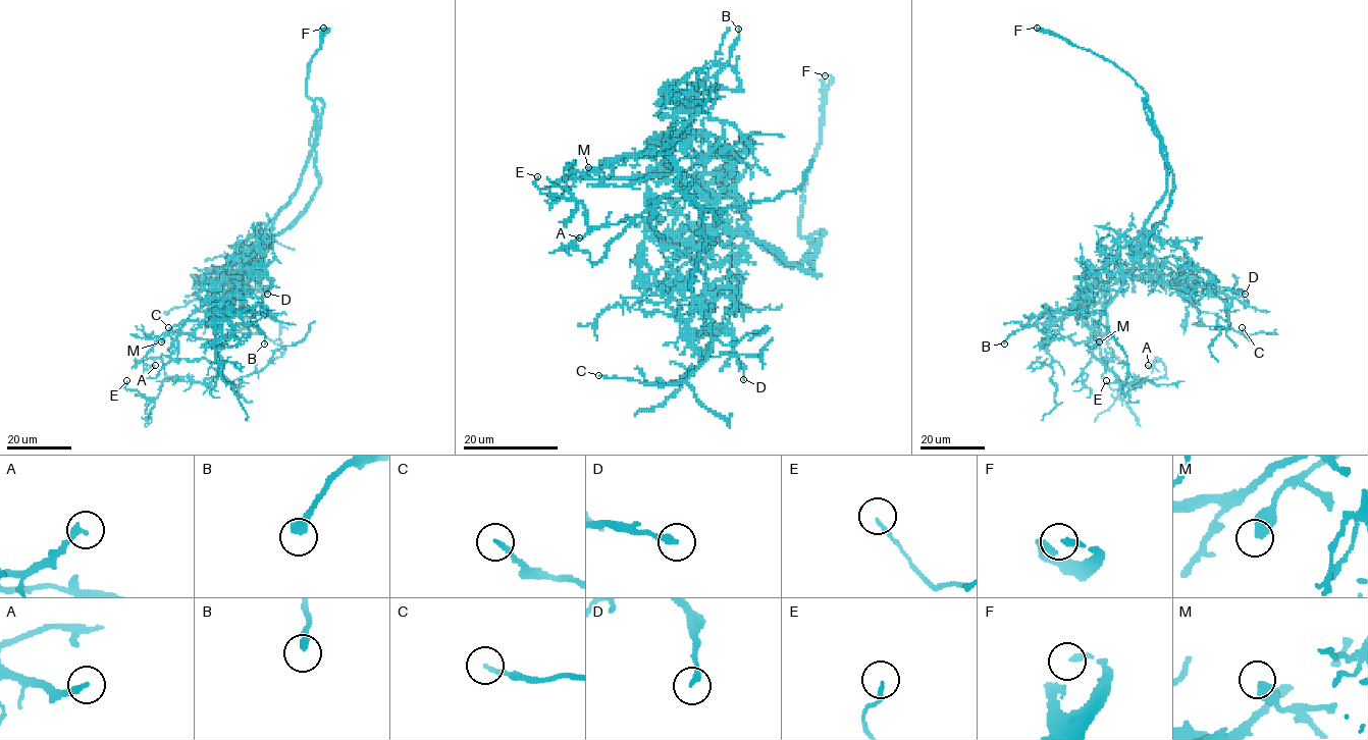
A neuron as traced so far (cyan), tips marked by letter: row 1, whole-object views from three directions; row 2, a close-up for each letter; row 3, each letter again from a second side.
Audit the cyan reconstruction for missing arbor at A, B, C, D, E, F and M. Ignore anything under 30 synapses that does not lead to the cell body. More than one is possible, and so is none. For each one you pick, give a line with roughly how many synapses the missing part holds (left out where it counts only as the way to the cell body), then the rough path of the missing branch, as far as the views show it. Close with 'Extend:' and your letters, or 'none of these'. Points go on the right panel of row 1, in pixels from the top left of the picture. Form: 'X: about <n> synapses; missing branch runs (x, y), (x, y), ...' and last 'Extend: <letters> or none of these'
M: about 40 synapses; missing branch runs (1099, 341), (1106, 354), (1107, 377)
Extend: F, M

